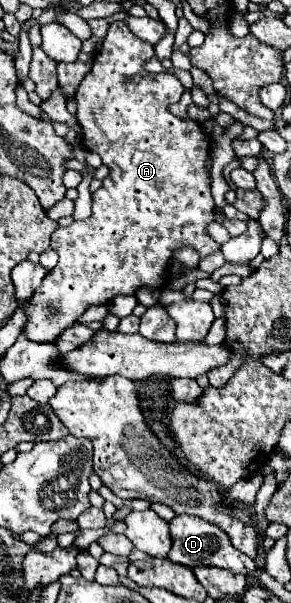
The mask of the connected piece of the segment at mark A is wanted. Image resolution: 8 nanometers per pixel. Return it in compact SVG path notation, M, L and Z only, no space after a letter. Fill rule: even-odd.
M118 20L114 24L110 24L108 28L108 34L104 38L104 44L100 48L100 54L94 58L94 66L92 70L84 76L84 80L80 82L78 90L76 90L76 102L78 102L78 112L76 112L76 118L78 118L78 124L82 126L82 146L90 152L96 152L104 166L110 168L110 174L104 178L102 186L92 194L92 214L90 218L86 220L74 220L70 226L66 228L58 228L54 234L52 234L52 248L58 252L60 260L58 264L48 272L48 276L42 280L42 284L38 286L38 290L32 294L32 298L24 304L24 314L26 314L26 324L22 328L22 332L26 334L28 340L32 342L44 342L44 344L52 344L56 342L56 338L60 338L60 330L66 330L68 326L72 326L72 322L78 322L78 318L90 308L90 306L98 306L98 304L108 304L114 296L120 296L120 294L136 294L138 288L164 288L166 286L166 272L168 272L168 262L172 258L172 252L180 246L194 246L198 250L198 254L204 258L204 256L210 256L212 252L220 250L220 246L206 234L206 226L214 220L214 200L212 200L212 194L210 194L210 182L208 182L208 174L206 174L206 158L208 158L208 148L210 148L210 138L208 134L202 130L200 124L196 122L186 122L186 120L180 120L176 118L174 114L170 114L168 106L170 104L176 104L182 94L184 94L184 86L180 84L180 80L170 74L170 72L160 72L160 74L148 74L144 72L144 64L154 56L154 46L148 46L148 42L136 38L128 26Z

